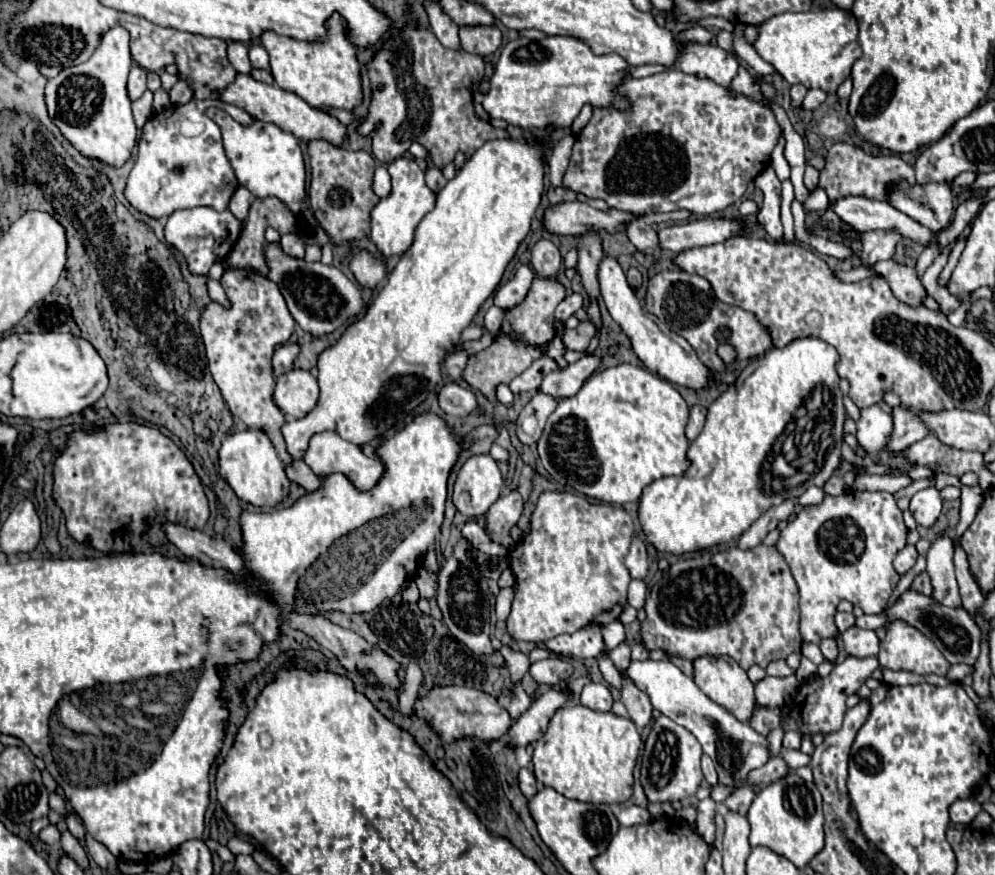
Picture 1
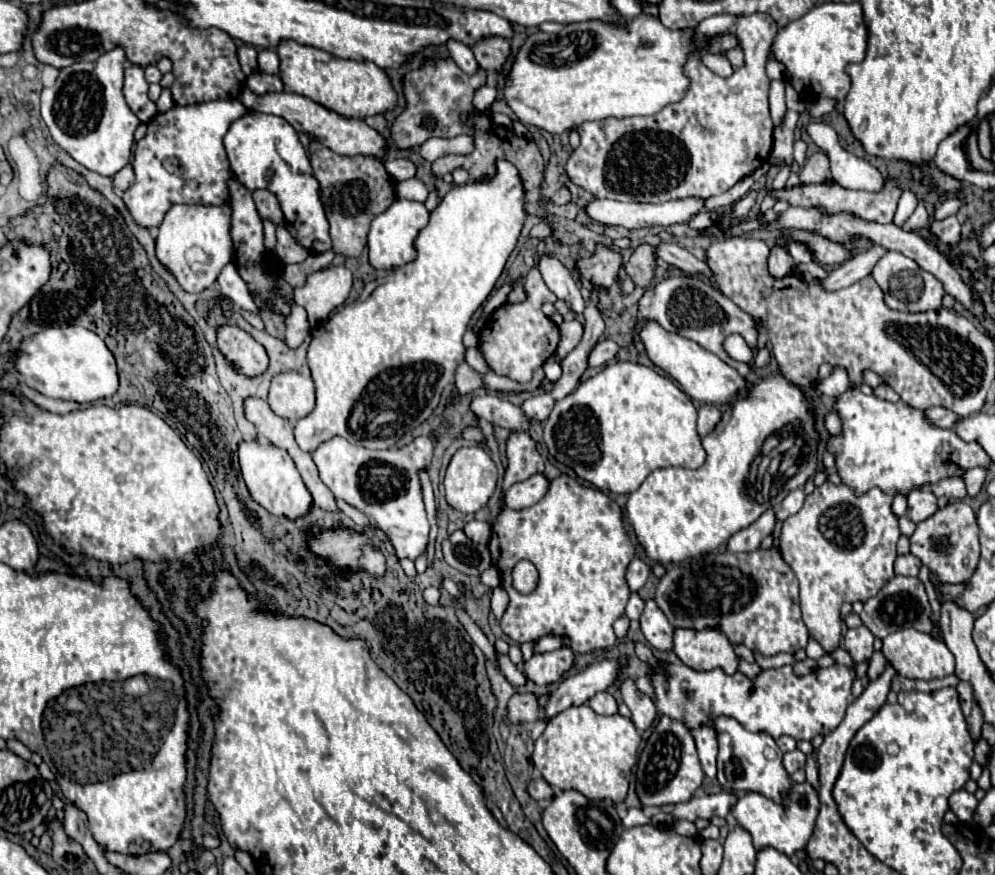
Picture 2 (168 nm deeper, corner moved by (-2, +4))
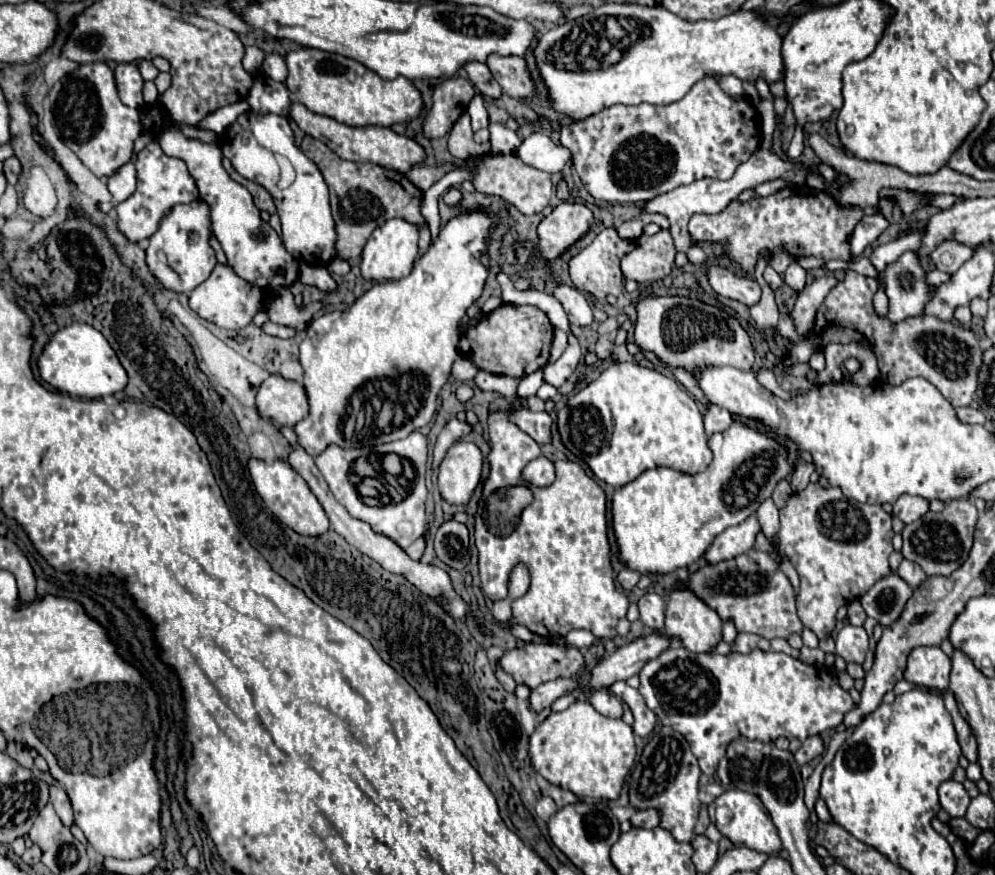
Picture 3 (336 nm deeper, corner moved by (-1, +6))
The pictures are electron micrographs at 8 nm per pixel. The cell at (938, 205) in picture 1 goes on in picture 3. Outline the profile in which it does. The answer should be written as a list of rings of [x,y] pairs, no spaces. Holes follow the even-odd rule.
[[[945,239],[945,243],[939,243],[933,249],[931,259],[933,259],[933,263],[935,263],[935,267],[939,271],[955,273],[971,255],[973,255],[973,249],[971,247],[965,247],[963,243]]]

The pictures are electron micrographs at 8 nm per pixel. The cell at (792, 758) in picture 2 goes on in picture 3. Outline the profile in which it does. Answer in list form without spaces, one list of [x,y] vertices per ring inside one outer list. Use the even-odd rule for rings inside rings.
[[[815,735],[815,737],[809,737],[809,739],[801,745],[799,751],[795,751],[795,761],[797,761],[799,765],[807,765],[807,763],[811,763],[815,757],[819,757],[821,753],[823,753],[823,741],[821,741],[819,735]]]

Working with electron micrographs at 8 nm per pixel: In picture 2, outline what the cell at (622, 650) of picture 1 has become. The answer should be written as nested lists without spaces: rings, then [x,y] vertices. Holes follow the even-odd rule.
[[[632,679],[622,681],[620,693],[622,693],[622,701],[632,711],[632,723],[636,725],[636,729],[646,731],[652,725],[652,721],[656,719],[656,709],[654,709],[652,699],[648,695],[642,695],[636,689]]]

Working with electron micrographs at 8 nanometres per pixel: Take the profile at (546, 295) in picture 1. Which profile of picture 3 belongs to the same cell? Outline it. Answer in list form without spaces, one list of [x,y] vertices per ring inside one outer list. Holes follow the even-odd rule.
[[[501,305],[495,311],[487,313],[473,329],[469,329],[461,337],[459,349],[463,357],[473,361],[483,371],[521,379],[547,365],[551,341],[553,341],[553,325],[539,307]]]

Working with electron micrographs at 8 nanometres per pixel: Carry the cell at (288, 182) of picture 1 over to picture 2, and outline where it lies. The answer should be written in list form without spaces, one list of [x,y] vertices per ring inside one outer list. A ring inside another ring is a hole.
[[[248,111],[230,125],[224,137],[224,147],[230,169],[234,177],[242,181],[242,185],[246,185],[250,191],[268,189],[278,197],[284,211],[284,227],[298,245],[302,245],[312,255],[324,253],[332,247],[328,219],[320,201],[320,189],[310,167],[310,159],[298,139],[296,129],[284,117]]]

